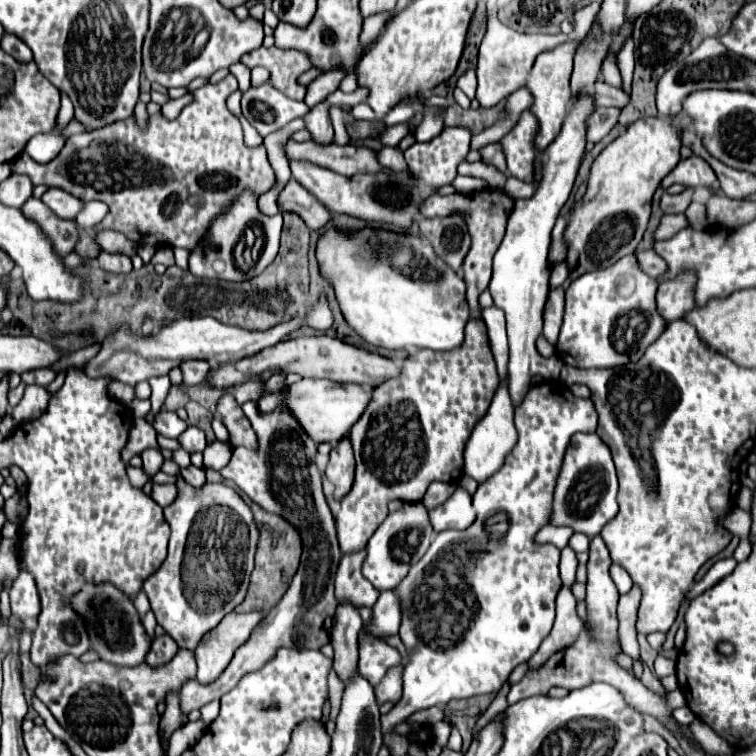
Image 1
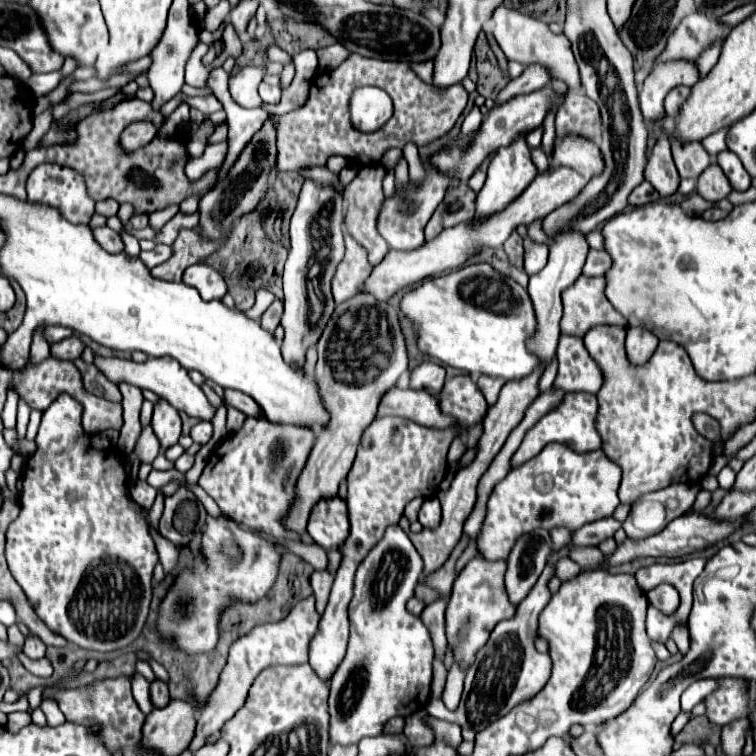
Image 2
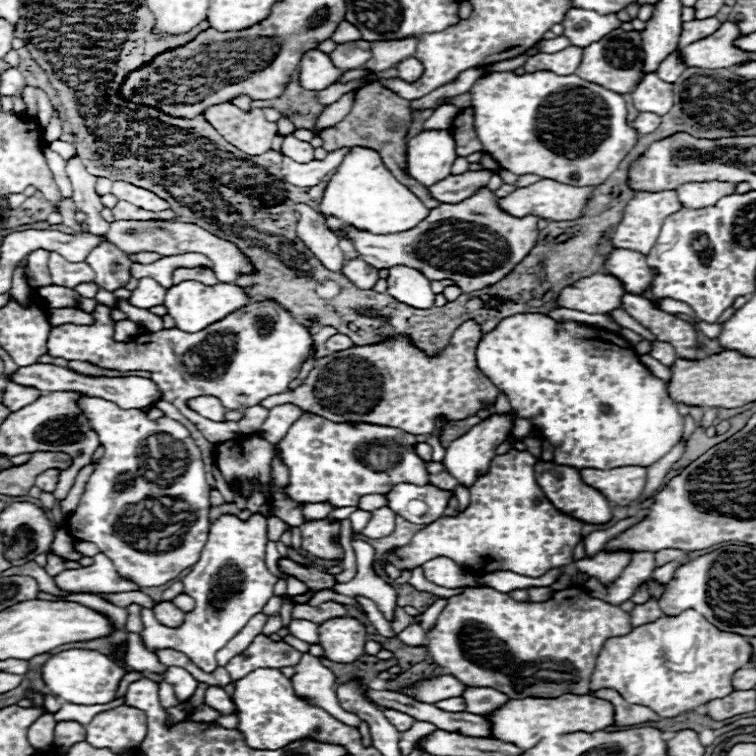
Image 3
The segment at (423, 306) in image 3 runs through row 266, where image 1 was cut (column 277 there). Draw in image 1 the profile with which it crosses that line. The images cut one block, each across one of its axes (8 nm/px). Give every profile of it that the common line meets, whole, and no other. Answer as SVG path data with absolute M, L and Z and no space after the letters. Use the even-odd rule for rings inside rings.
M298 380L296 384L290 384L284 392L278 394L266 394L258 408L262 414L270 414L278 410L280 406L286 408L302 426L302 430L312 436L314 442L330 442L336 444L336 440L350 434L350 428L356 424L356 420L362 416L364 406L368 406L370 392L358 384L340 384L332 380Z

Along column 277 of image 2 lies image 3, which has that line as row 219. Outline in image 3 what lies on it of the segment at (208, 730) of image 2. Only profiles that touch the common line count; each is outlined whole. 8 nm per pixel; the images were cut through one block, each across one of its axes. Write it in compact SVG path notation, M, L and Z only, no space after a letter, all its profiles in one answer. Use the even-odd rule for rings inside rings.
M676 190L636 194L624 208L624 218L622 218L622 222L618 224L618 228L612 236L612 244L616 248L628 248L628 250L634 250L634 252L640 252L640 254L648 254L652 250L652 246L656 244L656 238L660 234L660 228L662 228L666 216L674 214L680 208L682 208L682 204L678 200Z

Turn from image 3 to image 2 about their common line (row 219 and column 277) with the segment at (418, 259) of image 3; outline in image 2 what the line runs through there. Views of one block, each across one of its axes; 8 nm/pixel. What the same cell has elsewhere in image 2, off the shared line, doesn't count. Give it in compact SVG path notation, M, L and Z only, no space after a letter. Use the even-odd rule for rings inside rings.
M246 418L244 426L240 432L230 434L208 458L206 468L198 480L198 486L202 486L206 490L206 494L218 504L218 508L234 522L244 524L246 528L254 528L254 530L262 530L274 538L292 538L296 534L288 532L282 524L280 518L286 514L288 504L294 498L294 484L296 478L300 476L306 458L312 450L314 444L314 434L308 428L294 428L288 424L272 424L266 418L264 420L252 420Z

